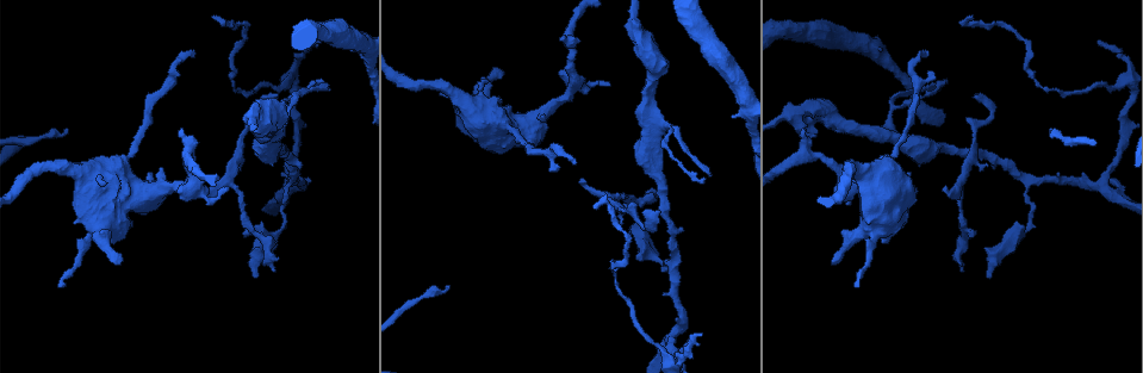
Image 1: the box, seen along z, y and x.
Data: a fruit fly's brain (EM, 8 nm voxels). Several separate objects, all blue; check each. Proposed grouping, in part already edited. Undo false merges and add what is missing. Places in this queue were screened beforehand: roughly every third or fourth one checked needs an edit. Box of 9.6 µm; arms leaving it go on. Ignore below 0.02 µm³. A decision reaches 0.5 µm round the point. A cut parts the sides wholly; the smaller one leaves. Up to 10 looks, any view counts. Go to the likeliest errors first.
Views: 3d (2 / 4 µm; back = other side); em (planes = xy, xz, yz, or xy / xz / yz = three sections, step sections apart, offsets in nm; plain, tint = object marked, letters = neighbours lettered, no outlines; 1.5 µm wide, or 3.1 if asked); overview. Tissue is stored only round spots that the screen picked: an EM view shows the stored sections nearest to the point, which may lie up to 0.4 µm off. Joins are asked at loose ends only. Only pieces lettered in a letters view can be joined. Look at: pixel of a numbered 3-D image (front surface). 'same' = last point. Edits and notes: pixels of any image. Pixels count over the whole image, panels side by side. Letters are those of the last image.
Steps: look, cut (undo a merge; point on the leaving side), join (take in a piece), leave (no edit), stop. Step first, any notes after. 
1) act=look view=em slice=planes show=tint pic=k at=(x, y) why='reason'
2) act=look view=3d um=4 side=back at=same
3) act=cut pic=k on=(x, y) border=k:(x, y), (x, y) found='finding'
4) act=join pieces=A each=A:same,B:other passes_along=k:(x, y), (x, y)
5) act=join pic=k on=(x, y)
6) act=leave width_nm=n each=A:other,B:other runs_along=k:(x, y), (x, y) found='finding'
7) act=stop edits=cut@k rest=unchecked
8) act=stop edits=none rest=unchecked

act=look view=em slice=xy step=8 show=tint pic=1 at=(834, 264) why='branch stops here'

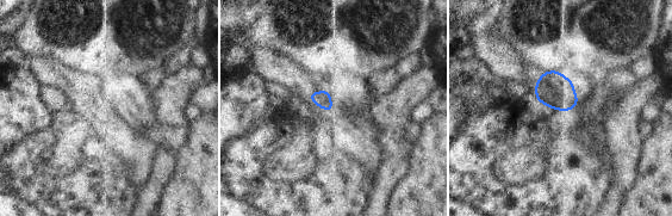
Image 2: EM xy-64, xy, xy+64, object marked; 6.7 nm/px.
act=look view=em slice=planes show=letters at=same why='cut it another way'

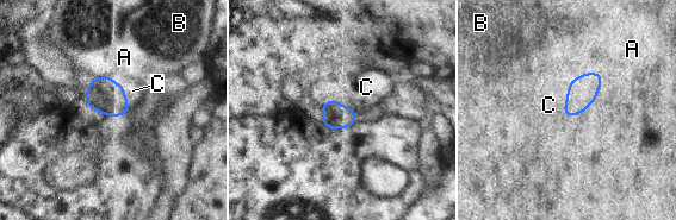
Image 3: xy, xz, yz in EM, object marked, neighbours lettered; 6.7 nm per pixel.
act=join pieces=C width_nm=180 longest_contact=C:260nm each=A:other,B:other,C:same found='the cell continues'

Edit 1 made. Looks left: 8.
act=look view=3d um=4 pic=1 at=(276, 269) why='branch stops here'

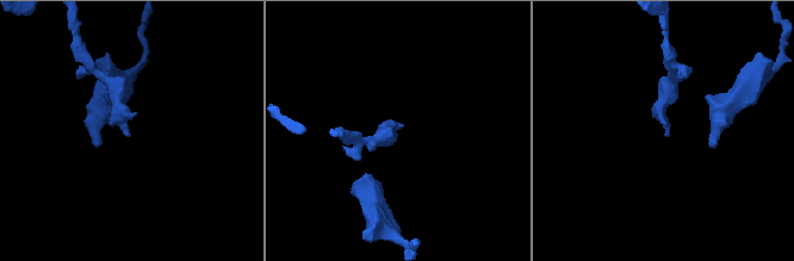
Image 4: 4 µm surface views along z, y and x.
act=look view=em slice=xz step=4 show=letters pic=4 at=(667, 132) why='shape alone is not enough'

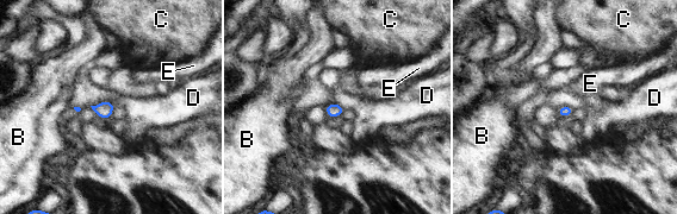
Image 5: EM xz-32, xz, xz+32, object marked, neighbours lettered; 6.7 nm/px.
act=leave each=B:other,C:other,D:other,E:other border=5:(573, 107), (560, 106), (557, 109) found='no lettered piece goes on from it'

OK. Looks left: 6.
act=look view=overview

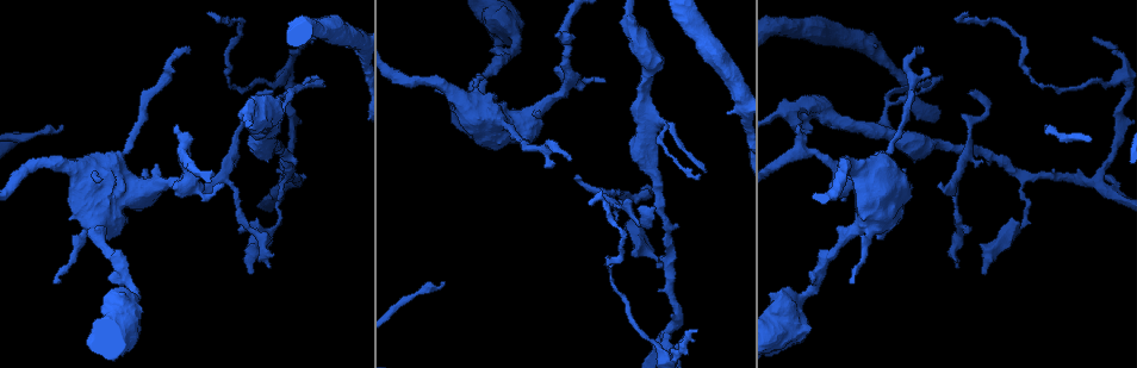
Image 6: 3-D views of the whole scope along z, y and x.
act=look view=em slice=xy step=8 show=tint pic=6 at=(576, 177) why='branch stops here'

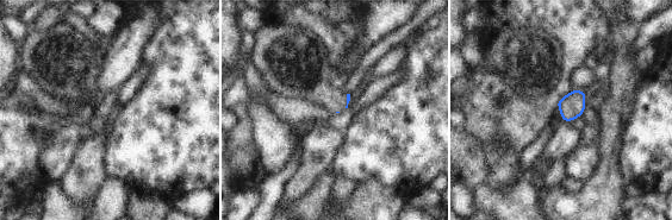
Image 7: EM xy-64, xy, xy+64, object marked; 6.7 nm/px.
act=look view=em slice=yz step=4 show=letters at=same why='cut it another way'

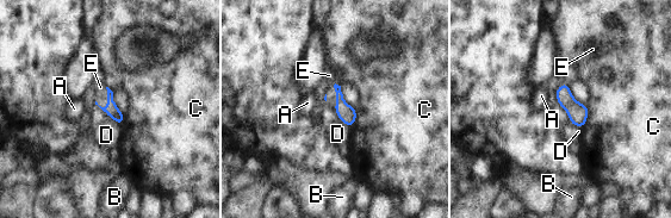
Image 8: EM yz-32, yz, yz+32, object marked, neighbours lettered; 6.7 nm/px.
act=join pieces=E each=A:other,B:other,C:other,D:other,E:same passes_along=8:(112, 111), (107, 98), (99, 85) found='it goes on there'

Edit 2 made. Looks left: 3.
act=look view=overview why='redraw'

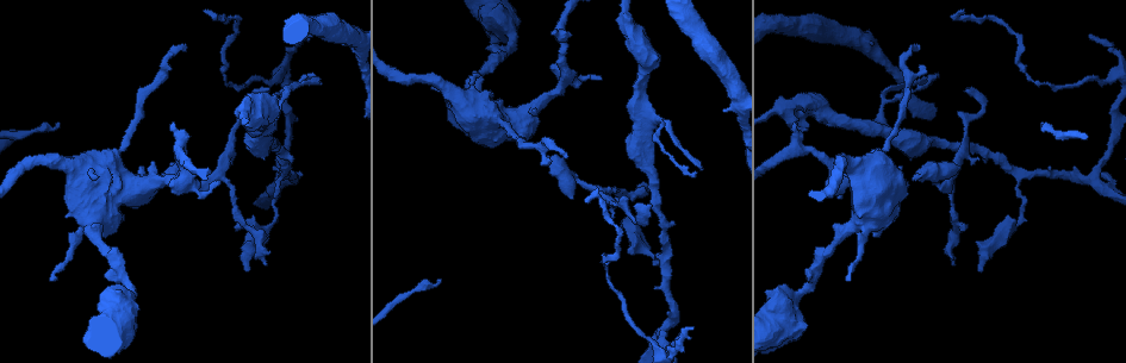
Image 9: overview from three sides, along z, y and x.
act=look view=3d um=4 pic=9 at=(221, 182) why='tapers out'

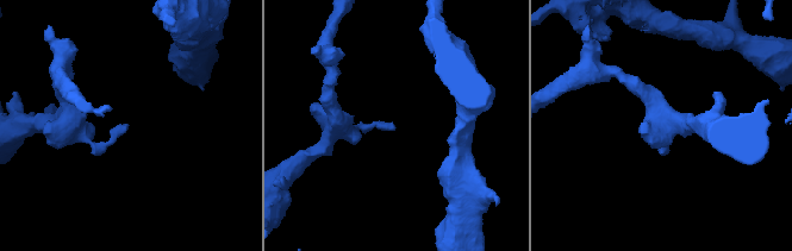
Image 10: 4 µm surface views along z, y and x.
act=look view=em slice=planes show=letters pic=10 at=(393, 130) why='shape alone is not enough'

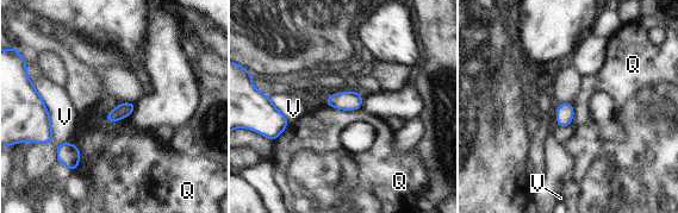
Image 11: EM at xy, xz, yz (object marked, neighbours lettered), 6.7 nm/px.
act=leave each=Q:other,V:other border=11:(130, 114), (110, 123), (104, 118) found='none of them fits'

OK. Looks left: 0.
act=stop edits=join@3,join@8 rest=unchecked

